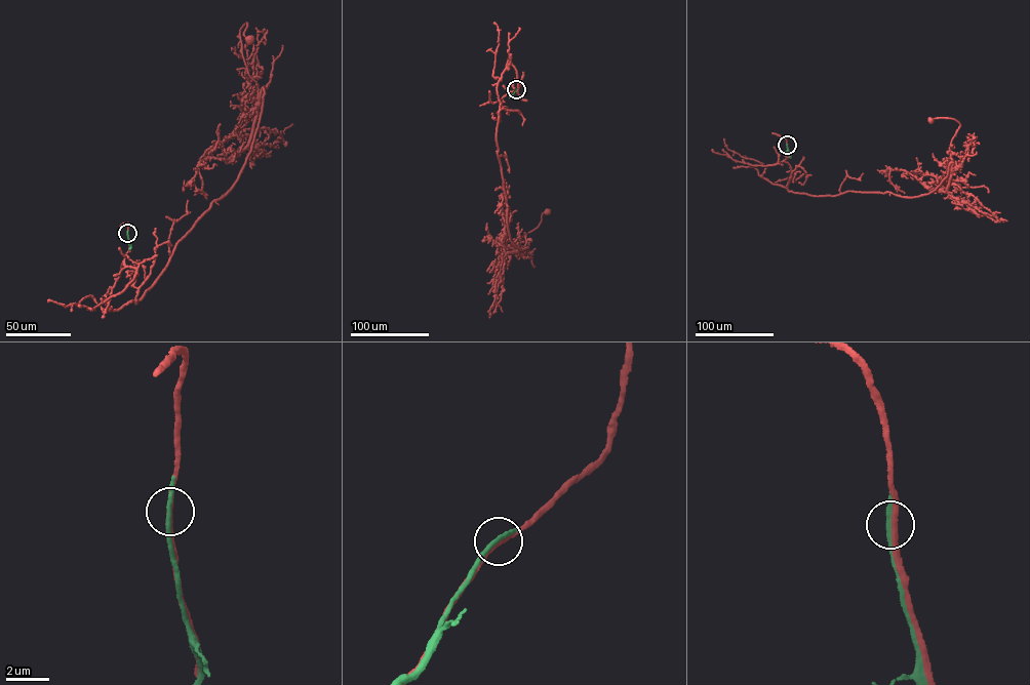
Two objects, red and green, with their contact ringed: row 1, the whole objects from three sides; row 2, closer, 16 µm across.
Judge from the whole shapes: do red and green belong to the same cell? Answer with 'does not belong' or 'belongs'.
does not belong

